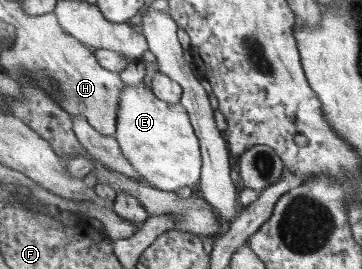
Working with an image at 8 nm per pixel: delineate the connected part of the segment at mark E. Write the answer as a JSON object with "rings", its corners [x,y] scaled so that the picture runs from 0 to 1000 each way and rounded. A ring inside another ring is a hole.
{"rings":[[[398,305],[376,323],[348,316],[331,368],[326,483],[315,506],[334,535],[340,569],[412,688],[450,710],[494,710],[506,695],[539,703],[539,688],[552,680],[561,628],[558,546],[525,424],[503,379],[461,383],[439,368]]]}

